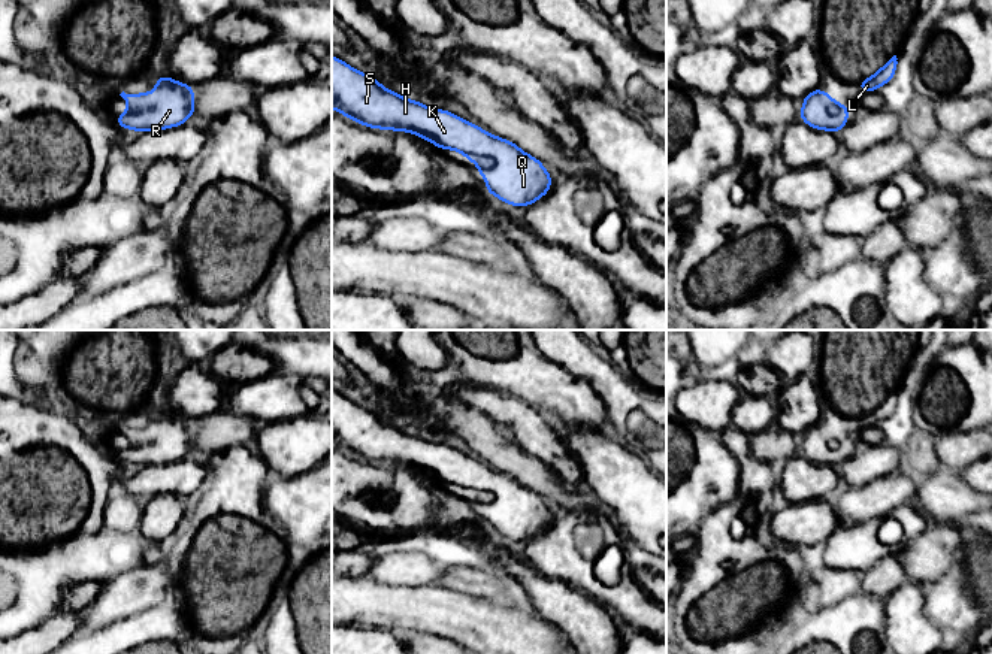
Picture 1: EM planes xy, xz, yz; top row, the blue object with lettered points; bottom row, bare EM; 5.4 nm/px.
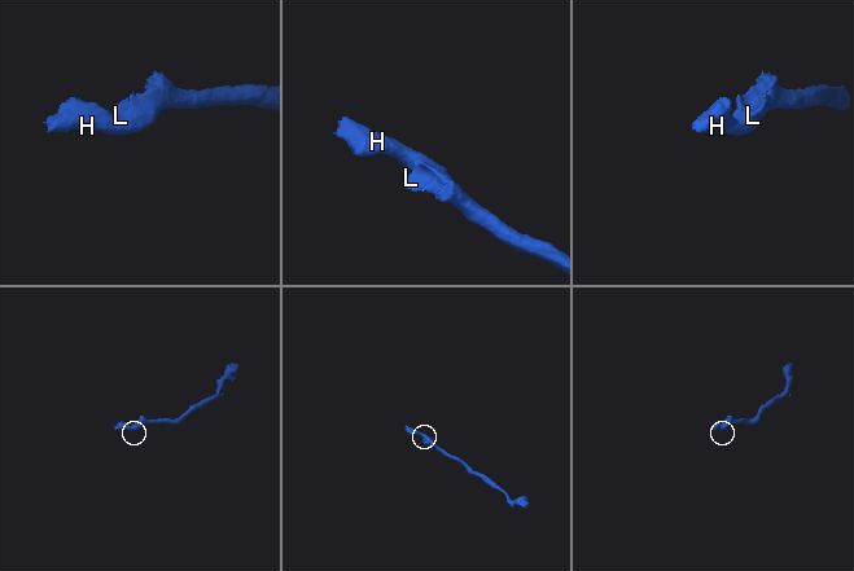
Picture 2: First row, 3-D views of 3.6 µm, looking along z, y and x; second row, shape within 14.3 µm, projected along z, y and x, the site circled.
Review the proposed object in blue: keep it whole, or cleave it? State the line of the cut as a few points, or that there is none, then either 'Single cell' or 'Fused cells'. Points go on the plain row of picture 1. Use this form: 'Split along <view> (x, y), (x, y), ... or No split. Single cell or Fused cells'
No split. Single cell

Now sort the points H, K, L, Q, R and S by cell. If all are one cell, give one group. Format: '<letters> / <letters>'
H K L Q R S

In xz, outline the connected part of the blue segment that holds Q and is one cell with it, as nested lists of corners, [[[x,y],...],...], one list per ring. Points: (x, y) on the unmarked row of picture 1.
[[[332,391],[332,443],[369,463],[409,466],[432,476],[439,484],[454,484],[466,490],[471,497],[478,499],[477,505],[487,515],[486,526],[511,541],[529,541],[550,526],[551,509],[542,497],[523,487],[511,475],[493,470],[451,446],[406,435],[338,391]]]

